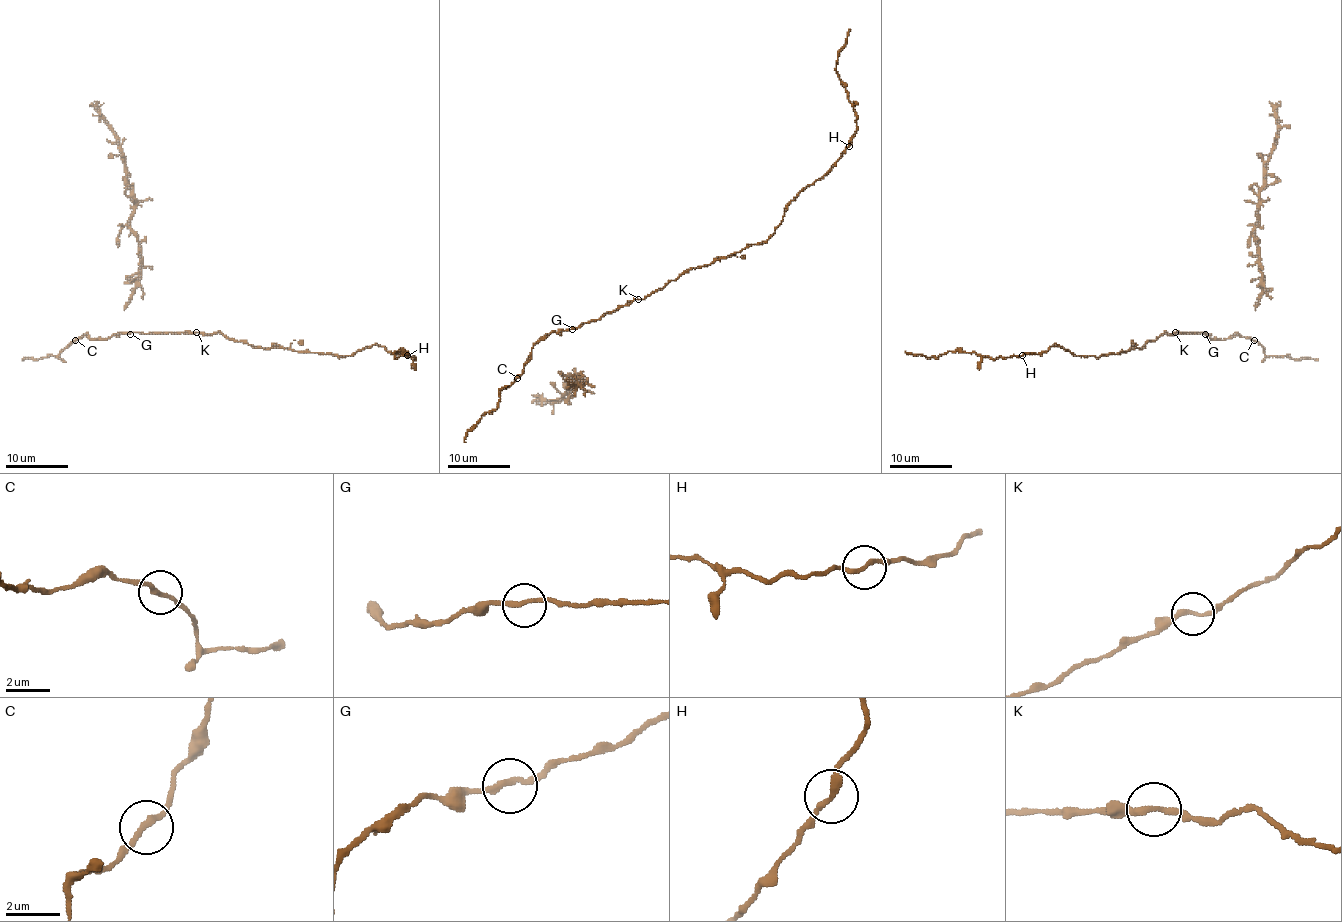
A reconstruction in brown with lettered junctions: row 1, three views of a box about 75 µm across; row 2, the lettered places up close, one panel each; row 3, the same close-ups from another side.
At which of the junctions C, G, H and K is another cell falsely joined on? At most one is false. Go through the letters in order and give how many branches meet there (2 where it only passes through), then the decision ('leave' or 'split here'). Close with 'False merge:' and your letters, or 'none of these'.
C: 2 | leave
G: 2 | leave
H: 2 | split here
K: 2 | leave
False merge: H

